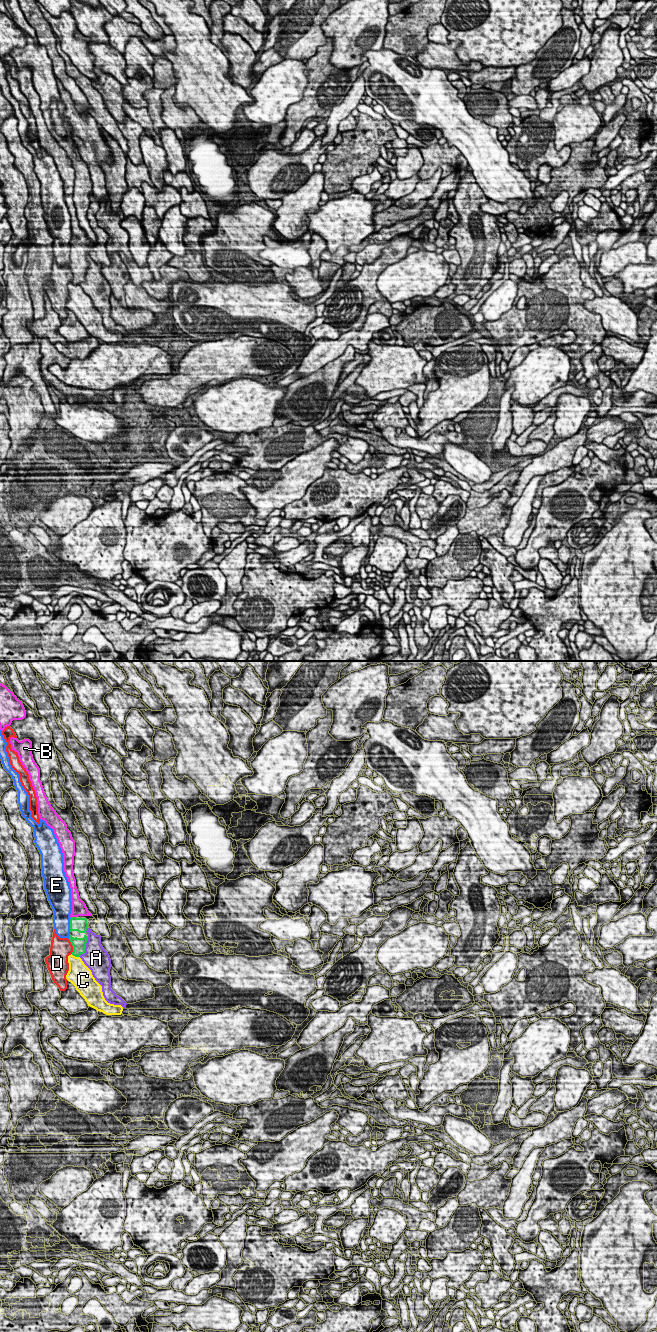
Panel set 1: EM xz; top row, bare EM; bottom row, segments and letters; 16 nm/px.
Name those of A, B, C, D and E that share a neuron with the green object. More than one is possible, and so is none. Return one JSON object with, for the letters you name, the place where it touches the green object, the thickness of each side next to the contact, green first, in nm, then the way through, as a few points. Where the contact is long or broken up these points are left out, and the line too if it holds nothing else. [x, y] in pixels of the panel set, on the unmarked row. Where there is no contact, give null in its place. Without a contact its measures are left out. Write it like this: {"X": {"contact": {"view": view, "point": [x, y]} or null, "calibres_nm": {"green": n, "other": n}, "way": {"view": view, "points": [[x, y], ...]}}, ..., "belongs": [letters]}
{"B": {"contact": {"view": "xz", "point": [73, 245]}, "calibres_nm": {"green": 220, "other": 240}, "way": {"view": "xz", "points": [[76, 252], [73, 245], [79, 236]]}}, "belongs": ["B"]}

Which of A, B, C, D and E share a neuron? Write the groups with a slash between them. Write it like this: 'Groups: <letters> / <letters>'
Groups: A / B / C / D / E

